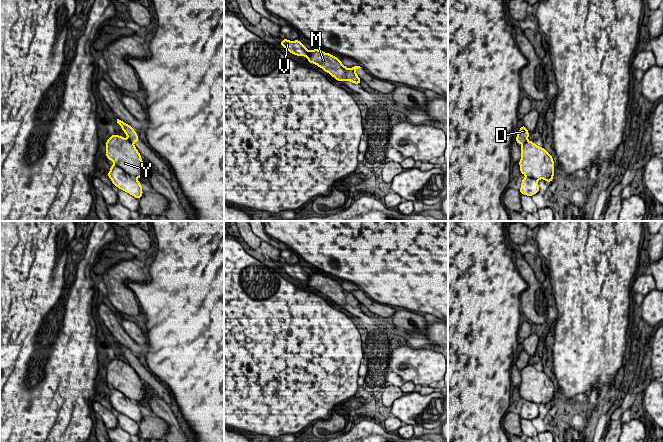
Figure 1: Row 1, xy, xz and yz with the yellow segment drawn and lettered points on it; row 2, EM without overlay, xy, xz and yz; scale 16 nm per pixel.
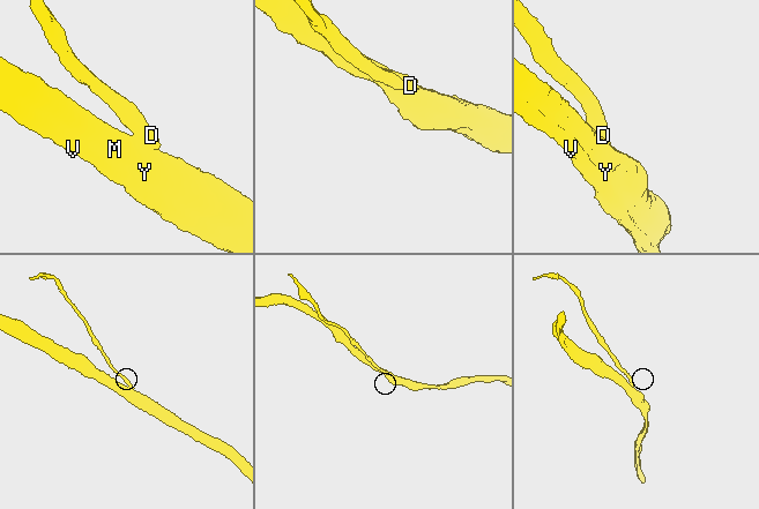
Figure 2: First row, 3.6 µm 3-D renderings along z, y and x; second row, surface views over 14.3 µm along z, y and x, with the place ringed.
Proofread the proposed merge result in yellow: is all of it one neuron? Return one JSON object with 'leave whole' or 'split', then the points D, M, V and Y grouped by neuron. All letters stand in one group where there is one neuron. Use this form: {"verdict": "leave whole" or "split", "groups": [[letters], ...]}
{"verdict": "split", "groups": [["D"], ["M", "V", "Y"]]}

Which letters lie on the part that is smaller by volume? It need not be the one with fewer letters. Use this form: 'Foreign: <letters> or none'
Foreign: D

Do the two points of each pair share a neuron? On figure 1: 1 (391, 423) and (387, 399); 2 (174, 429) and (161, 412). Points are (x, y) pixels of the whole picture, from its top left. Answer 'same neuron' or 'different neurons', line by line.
1: different neurons
2: same neuron

